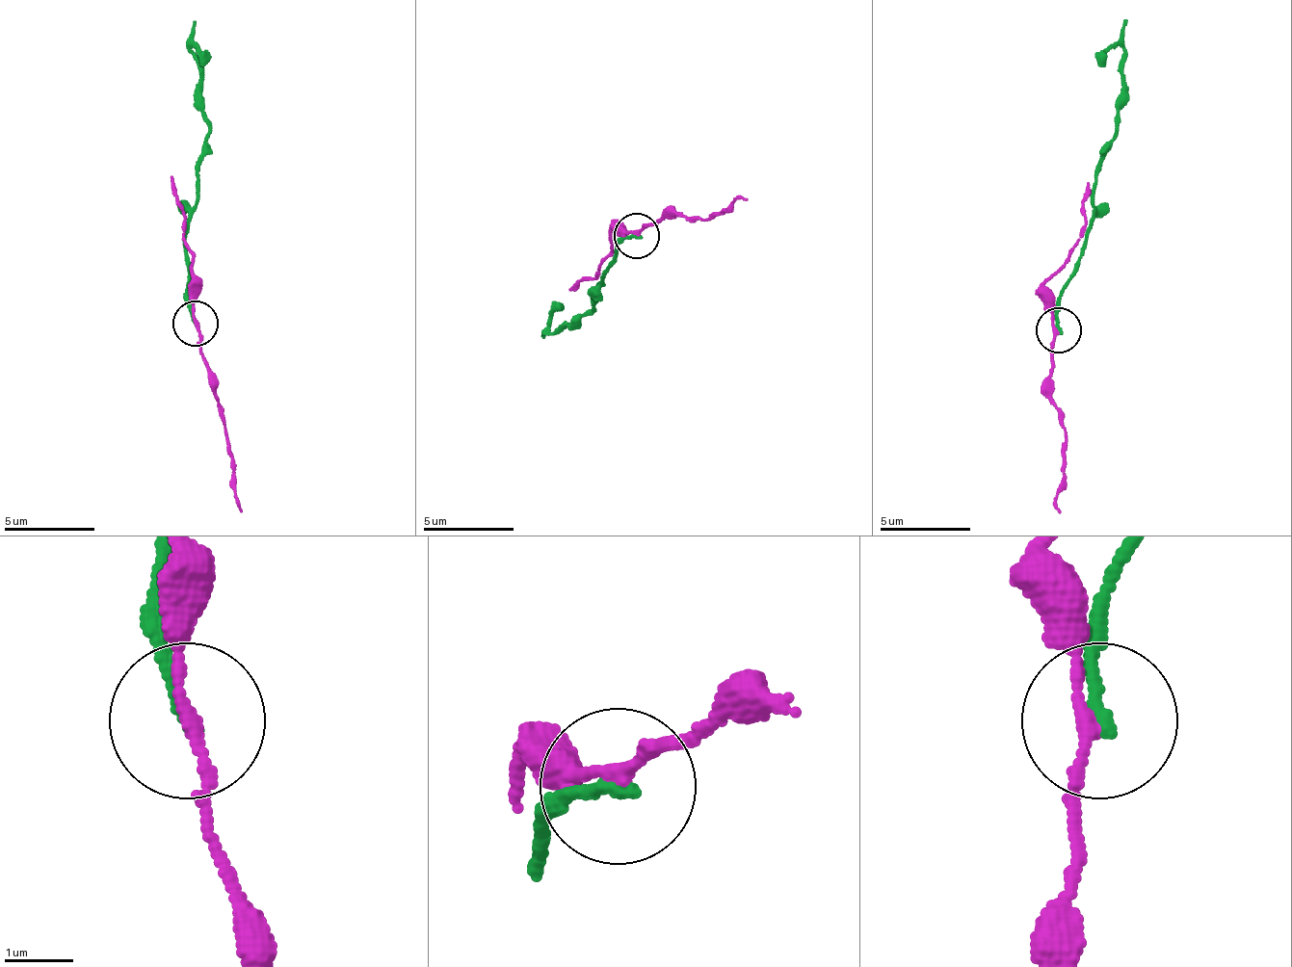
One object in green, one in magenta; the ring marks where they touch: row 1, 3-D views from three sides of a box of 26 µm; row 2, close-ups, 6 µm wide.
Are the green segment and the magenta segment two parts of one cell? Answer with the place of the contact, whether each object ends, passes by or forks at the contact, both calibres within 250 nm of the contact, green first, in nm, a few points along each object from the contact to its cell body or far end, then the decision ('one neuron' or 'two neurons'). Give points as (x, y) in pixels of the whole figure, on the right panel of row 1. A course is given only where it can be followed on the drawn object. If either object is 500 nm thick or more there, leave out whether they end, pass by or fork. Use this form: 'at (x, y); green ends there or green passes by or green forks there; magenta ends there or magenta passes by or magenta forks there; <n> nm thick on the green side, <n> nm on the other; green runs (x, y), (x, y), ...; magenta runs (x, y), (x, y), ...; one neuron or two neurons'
at (1058, 330); green ends there; magenta passes by; 200 nm thick on the green side, 170 nm on the other; green runs (1060, 328), (1061, 290), (1094, 202), (1094, 167), (1118, 129), (1120, 59), (1127, 50), (1115, 45), (1097, 66); magenta runs (1055, 328), (1050, 390), (1066, 429), (1058, 511); two neurons

